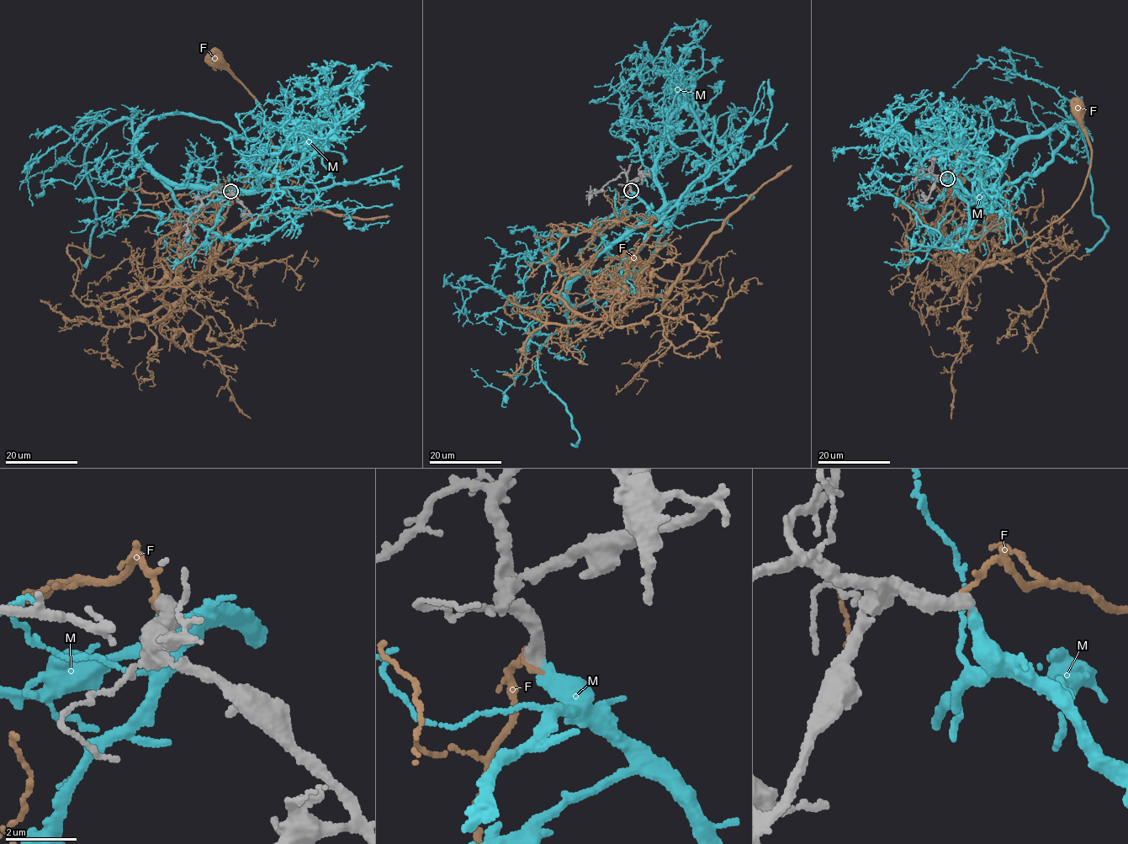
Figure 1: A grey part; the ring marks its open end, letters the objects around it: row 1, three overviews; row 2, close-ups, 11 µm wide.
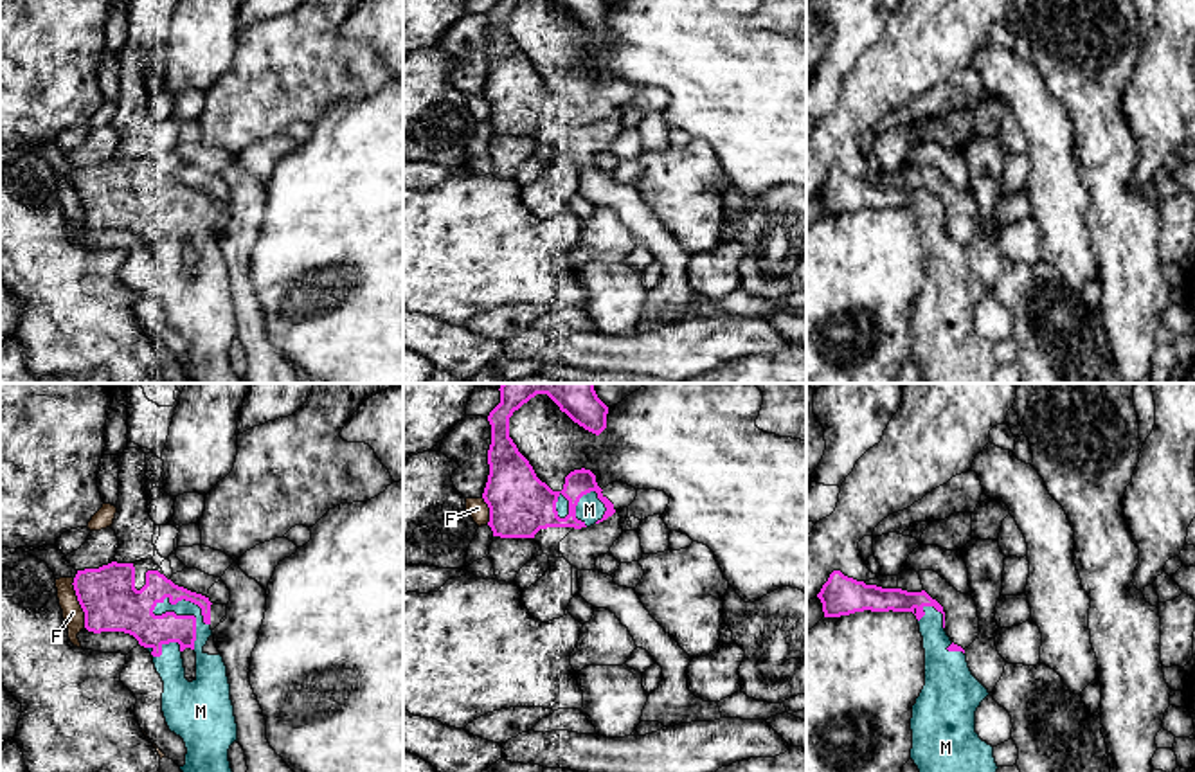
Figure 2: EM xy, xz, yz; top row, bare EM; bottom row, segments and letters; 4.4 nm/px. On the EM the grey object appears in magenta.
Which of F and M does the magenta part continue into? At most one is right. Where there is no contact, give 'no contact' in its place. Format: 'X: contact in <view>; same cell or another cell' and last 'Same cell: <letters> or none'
F: contact in xy; another cell
M: contact in xy; same cell
Same cell: M

